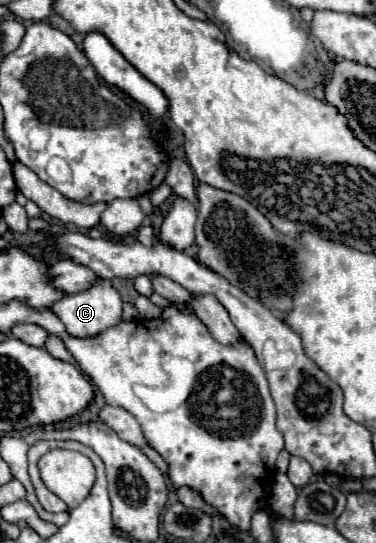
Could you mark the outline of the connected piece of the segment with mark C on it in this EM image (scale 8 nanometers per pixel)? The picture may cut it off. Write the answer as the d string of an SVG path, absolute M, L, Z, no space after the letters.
M98 279L94 285L90 285L80 293L64 295L56 303L52 303L50 309L60 317L60 321L64 321L68 333L72 333L74 337L92 337L100 329L108 329L108 325L116 325L116 321L122 319L120 293L112 287L108 279Z

